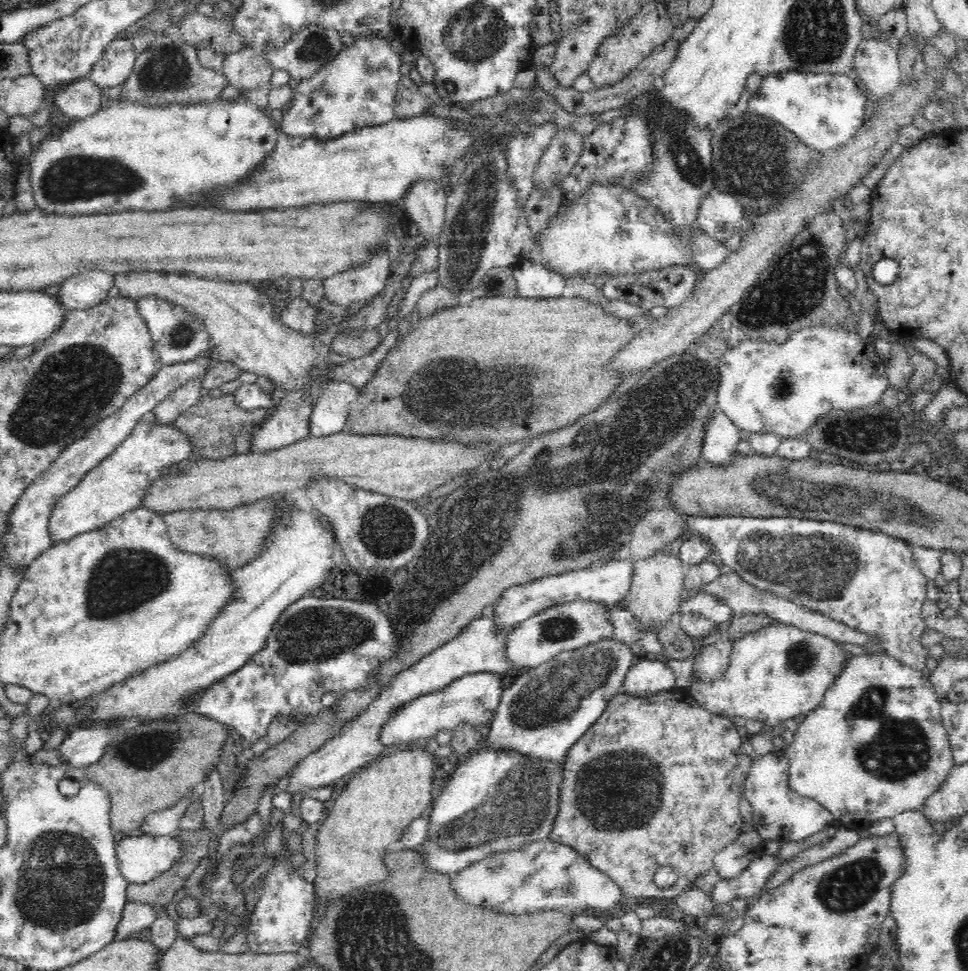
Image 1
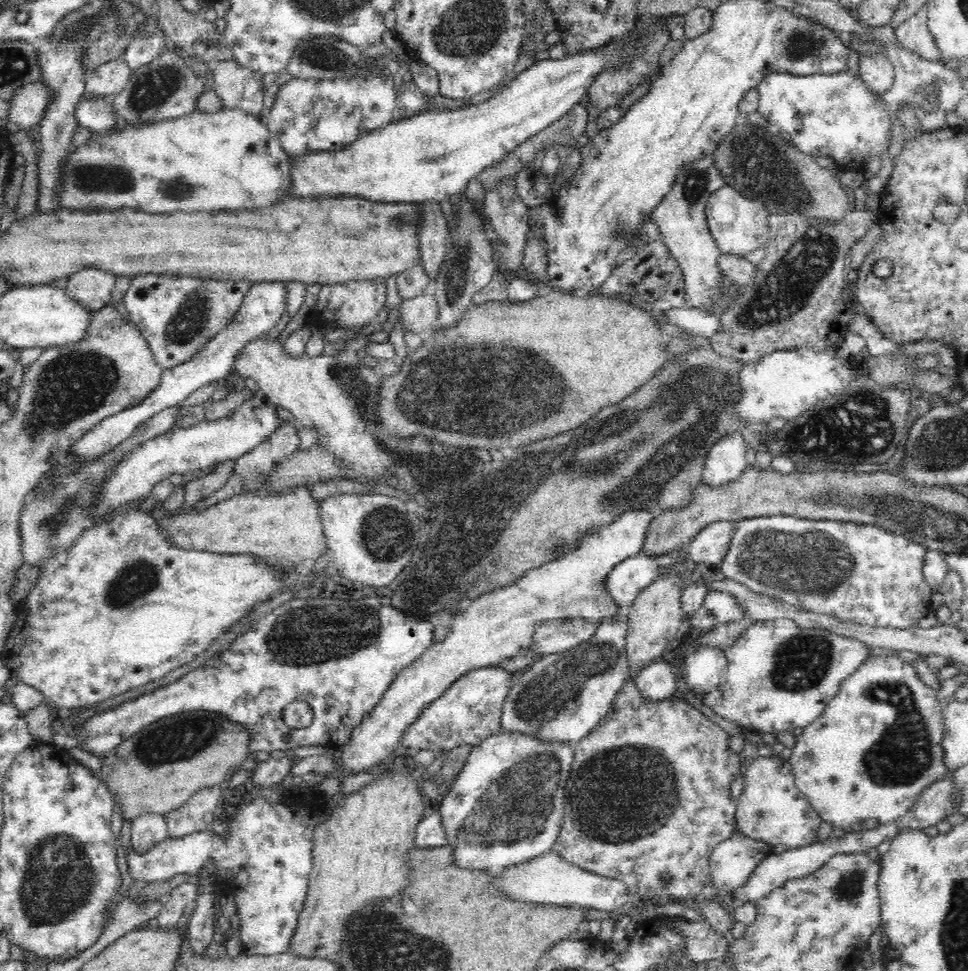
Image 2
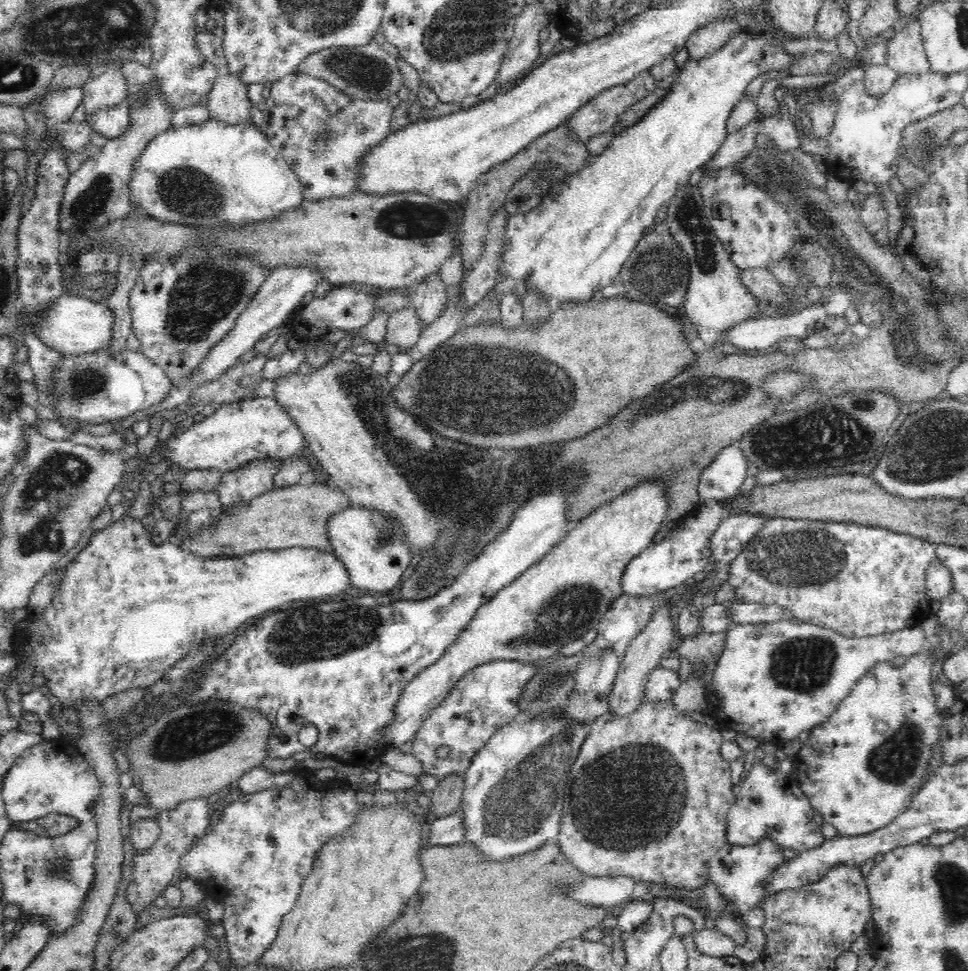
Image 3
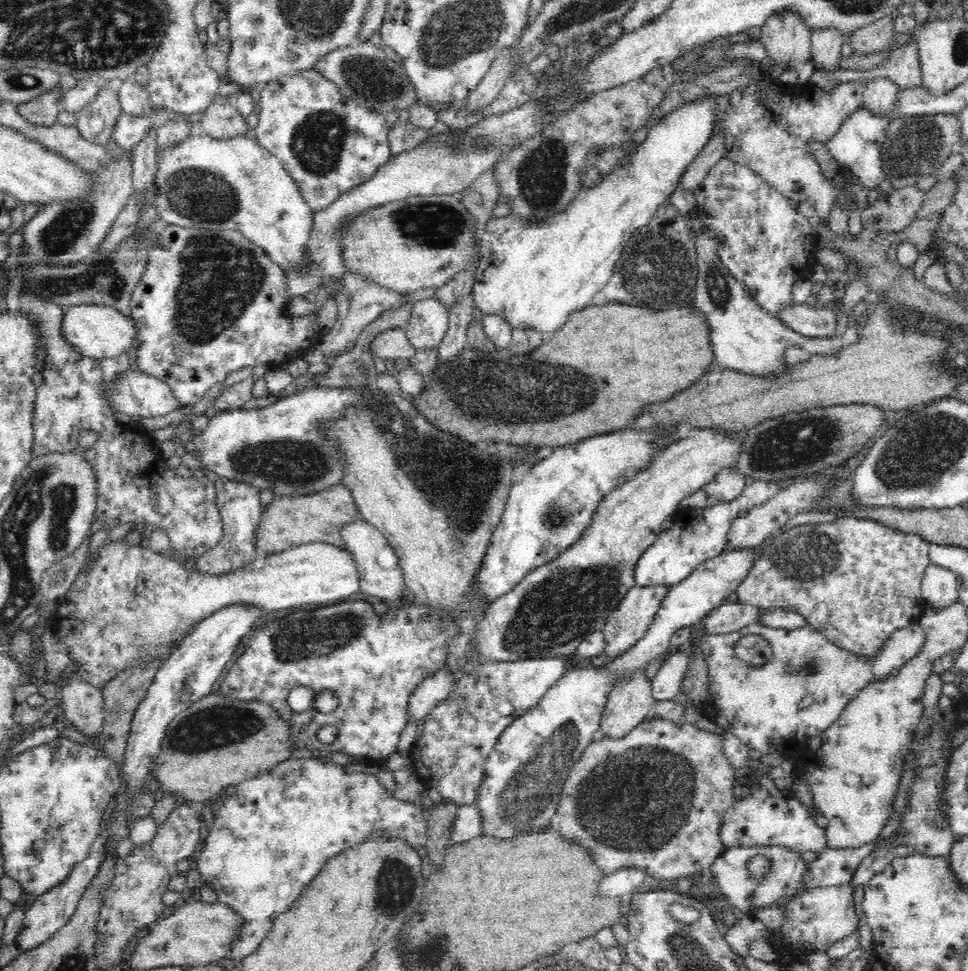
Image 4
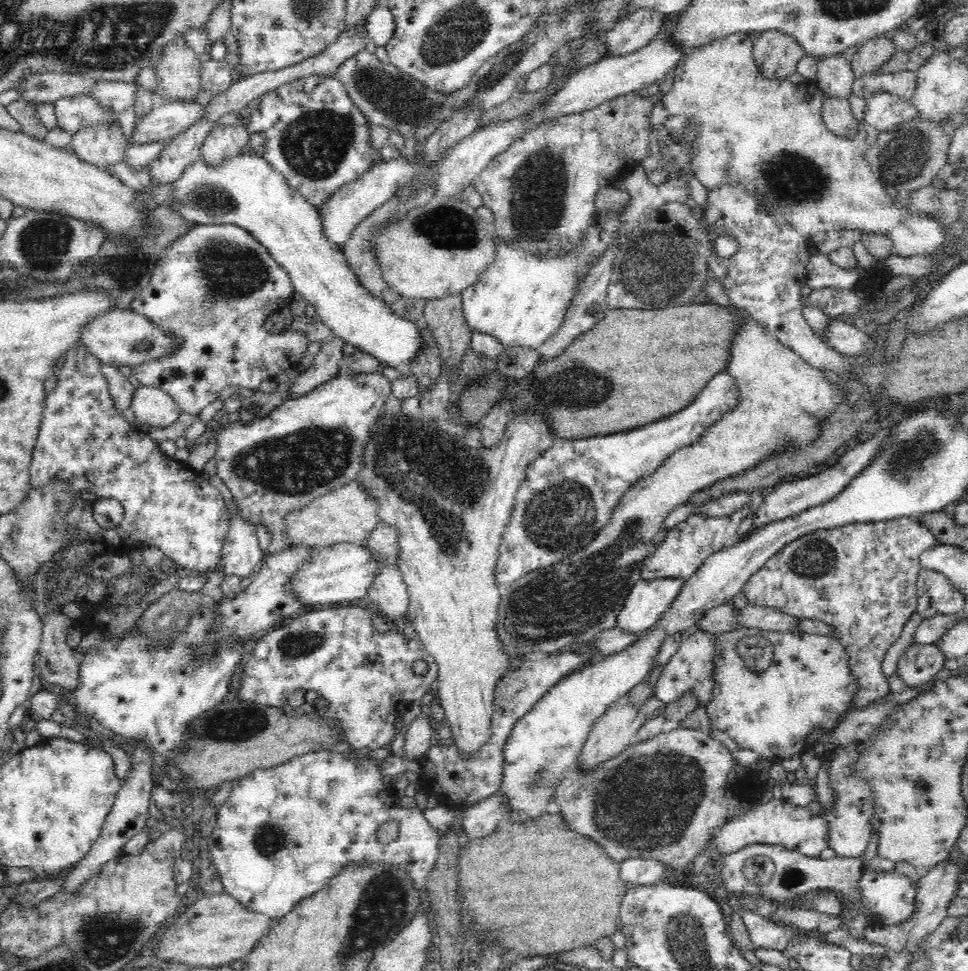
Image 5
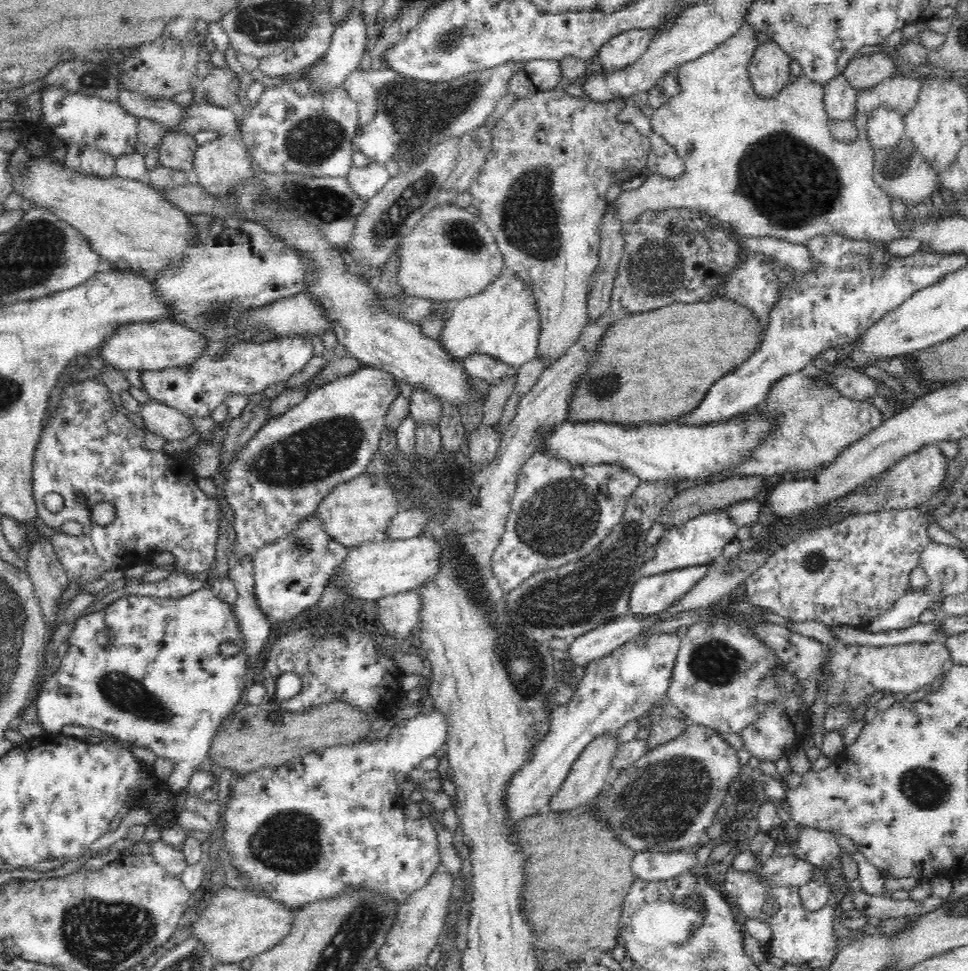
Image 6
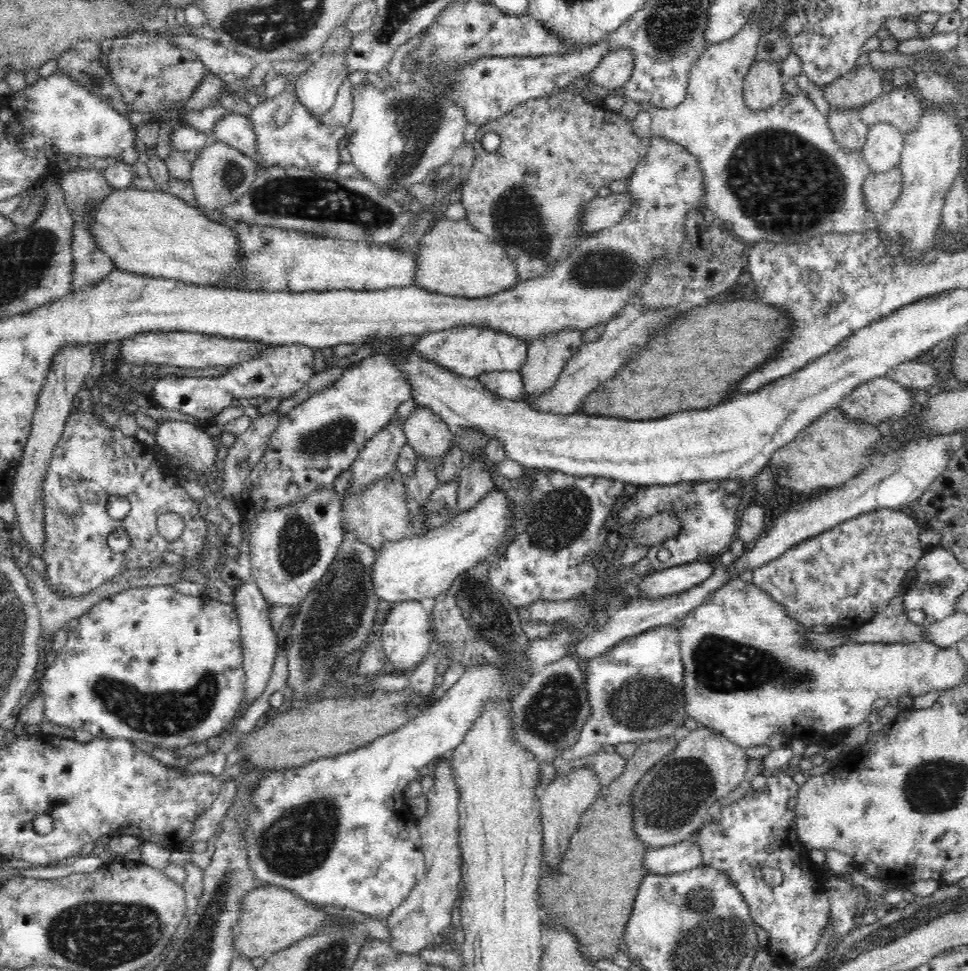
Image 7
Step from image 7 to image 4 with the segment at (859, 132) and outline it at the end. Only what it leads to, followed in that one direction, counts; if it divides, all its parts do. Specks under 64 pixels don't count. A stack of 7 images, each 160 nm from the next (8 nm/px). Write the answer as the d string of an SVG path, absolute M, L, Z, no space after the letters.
M816 27L811 34L811 58L826 71L837 71L837 60L841 56L842 45L847 40L838 27Z

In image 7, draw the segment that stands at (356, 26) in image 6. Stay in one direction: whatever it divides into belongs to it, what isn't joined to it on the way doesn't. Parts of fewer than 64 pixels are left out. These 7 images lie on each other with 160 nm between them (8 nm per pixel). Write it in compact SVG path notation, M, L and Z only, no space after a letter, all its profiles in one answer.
M325 52L320 60L309 63L307 69L296 76L295 92L308 111L319 115L332 108L340 86L350 74L346 54Z

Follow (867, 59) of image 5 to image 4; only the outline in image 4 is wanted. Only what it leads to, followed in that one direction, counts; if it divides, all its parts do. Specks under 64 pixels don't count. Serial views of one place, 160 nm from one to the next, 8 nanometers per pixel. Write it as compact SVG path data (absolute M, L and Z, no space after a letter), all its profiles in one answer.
M885 14L850 32L847 41L853 53L870 53L887 50L897 40L894 32L894 14Z

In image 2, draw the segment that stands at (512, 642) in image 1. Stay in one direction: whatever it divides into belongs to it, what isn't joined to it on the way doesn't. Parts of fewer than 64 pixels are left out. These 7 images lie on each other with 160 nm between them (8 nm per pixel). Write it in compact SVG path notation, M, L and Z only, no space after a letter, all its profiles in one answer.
M584 615L544 619L533 628L531 648L533 648L536 658L539 658L554 654L555 652L570 650L575 646L583 646L596 634L598 626L599 621L586 619Z

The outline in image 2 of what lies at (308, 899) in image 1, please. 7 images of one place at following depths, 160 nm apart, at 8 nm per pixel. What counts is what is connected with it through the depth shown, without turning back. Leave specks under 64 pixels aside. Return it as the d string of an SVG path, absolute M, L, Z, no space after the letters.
M309 786L309 789L305 792L299 792L298 790L289 791L282 787L282 797L277 804L272 804L266 801L263 797L258 797L255 800L252 800L248 803L245 808L239 810L234 816L232 816L232 820L230 820L228 834L226 836L219 836L218 834L213 834L210 829L195 832L192 834L184 835L183 837L168 837L163 841L154 843L149 849L145 851L136 851L134 847L130 846L128 848L124 848L121 850L121 865L123 869L127 872L129 877L136 882L146 882L146 884L162 882L165 880L170 880L170 878L174 878L178 874L193 874L194 877L200 872L200 868L208 862L208 860L212 860L212 858L216 858L219 863L220 869L225 869L232 874L231 879L225 883L221 884L219 887L221 892L230 892L232 896L234 896L234 902L236 903L236 916L239 919L238 932L240 932L240 940L242 944L242 955L271 955L278 953L285 953L290 951L292 948L292 938L294 934L296 934L296 930L298 930L298 924L300 924L300 914L302 914L302 910L304 910L304 902L306 902L306 896L308 894L308 886L311 875L311 870L313 867L313 832L314 829L320 824L319 817L323 815L323 809L326 807L325 800L323 798L323 793L318 789L312 790Z

